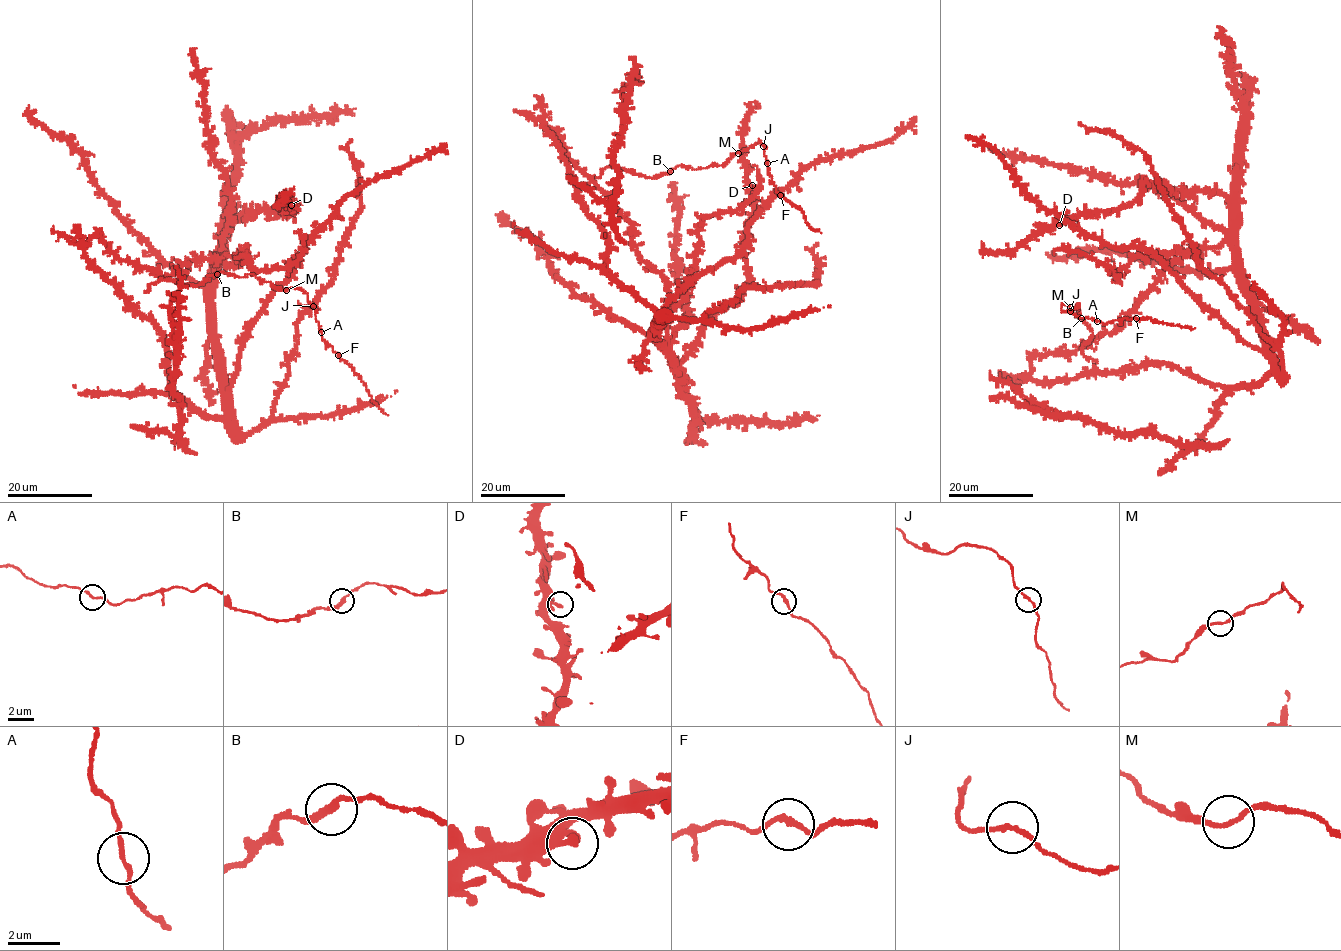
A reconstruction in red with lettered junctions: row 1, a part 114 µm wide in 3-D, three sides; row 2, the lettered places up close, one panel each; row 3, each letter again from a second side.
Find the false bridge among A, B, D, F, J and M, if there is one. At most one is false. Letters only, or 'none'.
none

